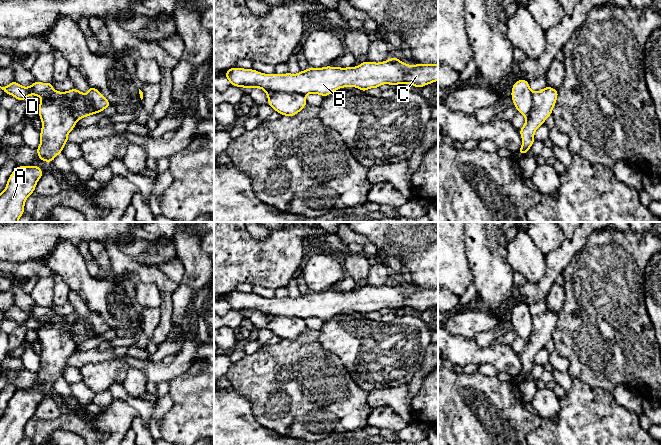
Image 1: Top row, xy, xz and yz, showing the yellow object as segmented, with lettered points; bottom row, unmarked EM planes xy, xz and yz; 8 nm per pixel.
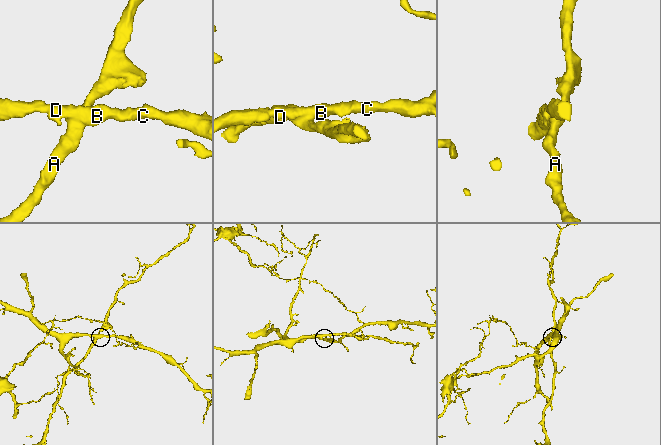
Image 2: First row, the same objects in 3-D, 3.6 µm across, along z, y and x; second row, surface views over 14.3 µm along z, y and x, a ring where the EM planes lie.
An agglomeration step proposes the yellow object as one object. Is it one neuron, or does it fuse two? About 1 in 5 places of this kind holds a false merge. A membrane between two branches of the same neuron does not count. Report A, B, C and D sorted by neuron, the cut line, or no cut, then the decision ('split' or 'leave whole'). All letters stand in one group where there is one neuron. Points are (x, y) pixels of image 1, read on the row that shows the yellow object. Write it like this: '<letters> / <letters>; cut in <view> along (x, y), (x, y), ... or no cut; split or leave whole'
A / B C D; cut in xz along (266, 91), (294, 91), (304, 96); split

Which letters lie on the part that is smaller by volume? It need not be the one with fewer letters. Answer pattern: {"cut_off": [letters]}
{"cut_off": ["A"]}

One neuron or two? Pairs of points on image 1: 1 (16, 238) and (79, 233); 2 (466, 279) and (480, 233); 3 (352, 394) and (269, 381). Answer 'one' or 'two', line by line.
1: one
2: two
3: one

